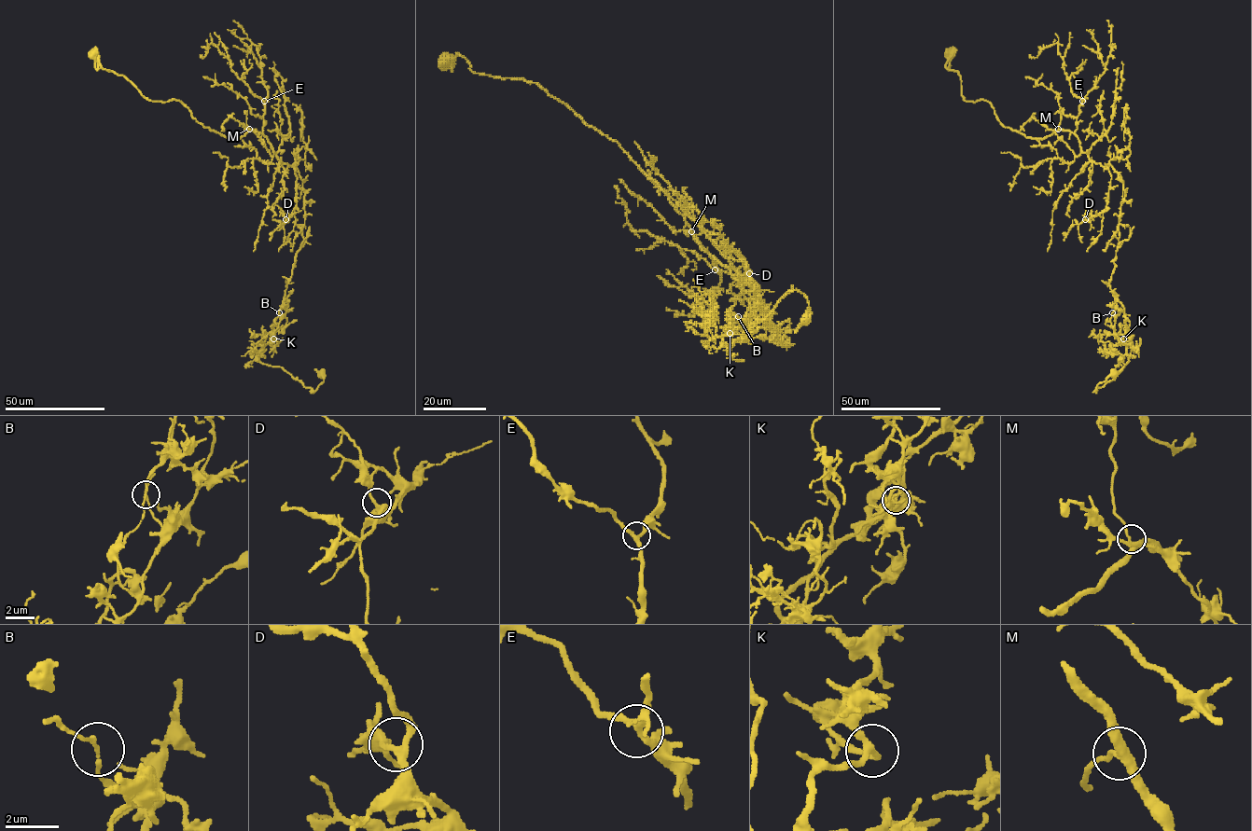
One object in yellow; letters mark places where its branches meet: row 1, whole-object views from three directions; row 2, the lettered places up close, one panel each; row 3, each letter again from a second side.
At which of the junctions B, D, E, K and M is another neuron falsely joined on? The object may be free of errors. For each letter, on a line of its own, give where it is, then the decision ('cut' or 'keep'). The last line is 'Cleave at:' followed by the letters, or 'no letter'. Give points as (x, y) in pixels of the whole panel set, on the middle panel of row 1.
B: at (738, 316); cut
D: at (749, 273); keep
E: at (715, 270); keep
K: at (730, 333); keep
M: at (691, 231); keep
Cleave at: B

